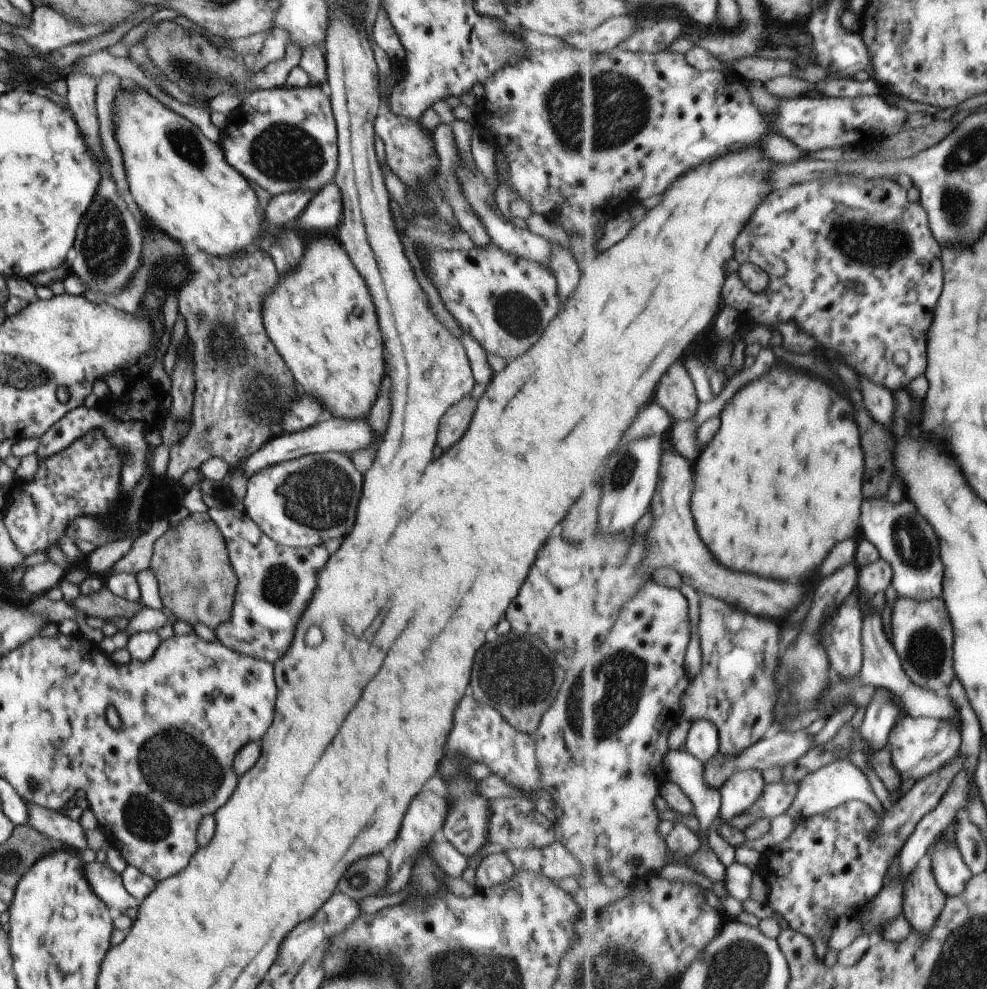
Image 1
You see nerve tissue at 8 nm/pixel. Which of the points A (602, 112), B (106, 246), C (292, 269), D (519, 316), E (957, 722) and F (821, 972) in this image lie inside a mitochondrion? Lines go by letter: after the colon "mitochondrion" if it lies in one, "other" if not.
A: mitochondrion
B: mitochondrion
C: other
D: mitochondrion
E: other
F: other

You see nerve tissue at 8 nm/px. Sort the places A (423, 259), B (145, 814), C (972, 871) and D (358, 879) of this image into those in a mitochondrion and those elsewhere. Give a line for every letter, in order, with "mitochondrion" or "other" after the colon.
A: other
B: mitochondrion
C: other
D: mitochondrion

